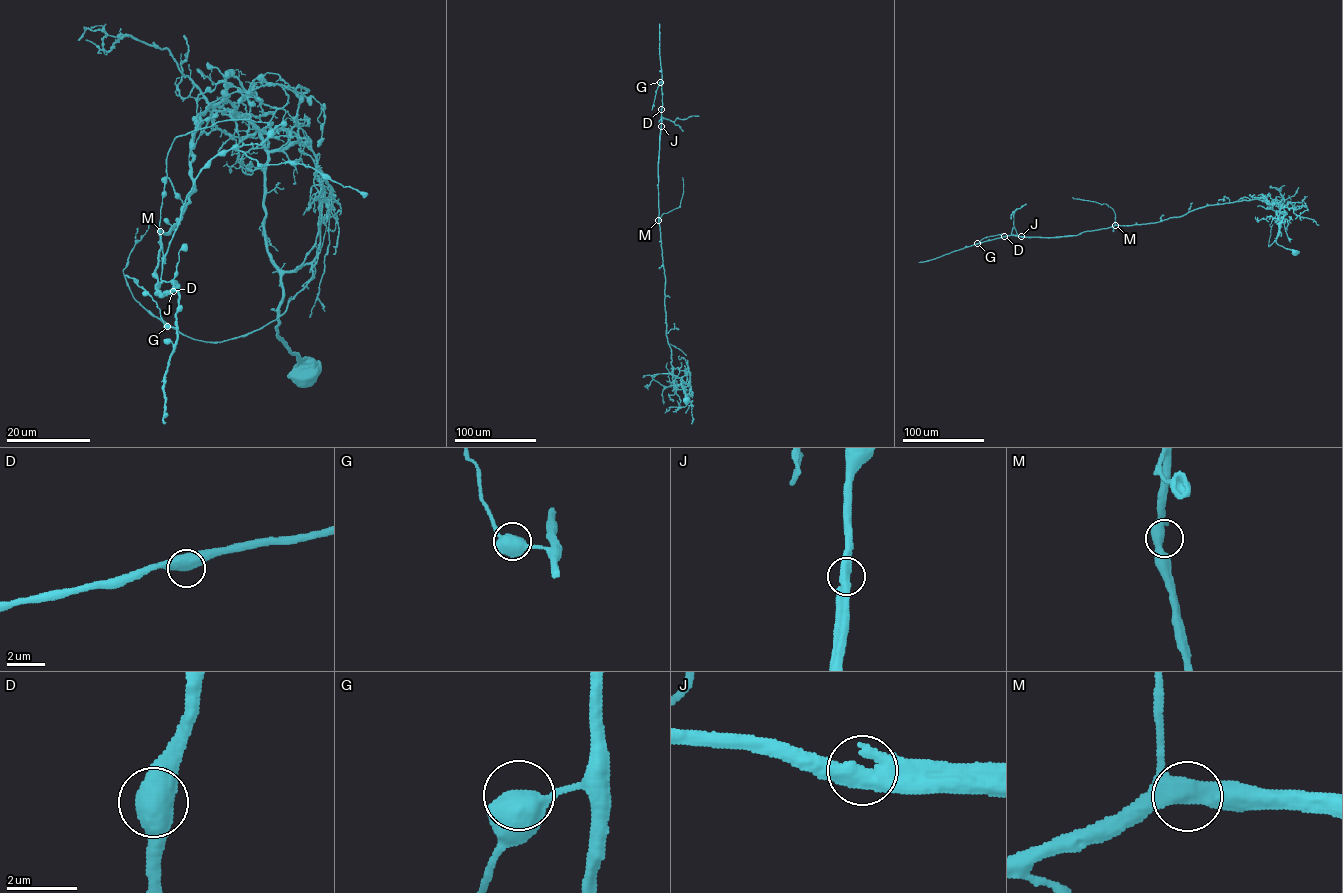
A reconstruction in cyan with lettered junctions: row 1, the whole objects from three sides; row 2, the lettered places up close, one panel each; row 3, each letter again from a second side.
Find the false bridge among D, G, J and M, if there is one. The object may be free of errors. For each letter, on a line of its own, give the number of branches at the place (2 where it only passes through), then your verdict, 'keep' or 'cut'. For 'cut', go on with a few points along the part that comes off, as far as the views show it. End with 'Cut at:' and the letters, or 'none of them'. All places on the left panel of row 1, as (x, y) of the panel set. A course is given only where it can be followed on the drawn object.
D: 2 | keep
G: 2 | keep
J: 2 | cut | (172, 291), (161, 294), (155, 288), (160, 282)
M: 3 | keep
Cut at: J

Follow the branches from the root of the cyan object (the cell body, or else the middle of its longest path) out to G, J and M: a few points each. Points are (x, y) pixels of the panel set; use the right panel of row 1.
G: (1295, 252), (1276, 242), (1280, 204), (1259, 198), (1075, 235), (1010, 235), (977, 243)
J: (1295, 252), (1276, 242), (1280, 204), (1259, 198), (1207, 205), (1159, 221), (1114, 225), (1075, 235), (1021, 236)
M: (1295, 252), (1276, 242), (1280, 204), (1259, 198), (1207, 205), (1154, 223), (1115, 225)

